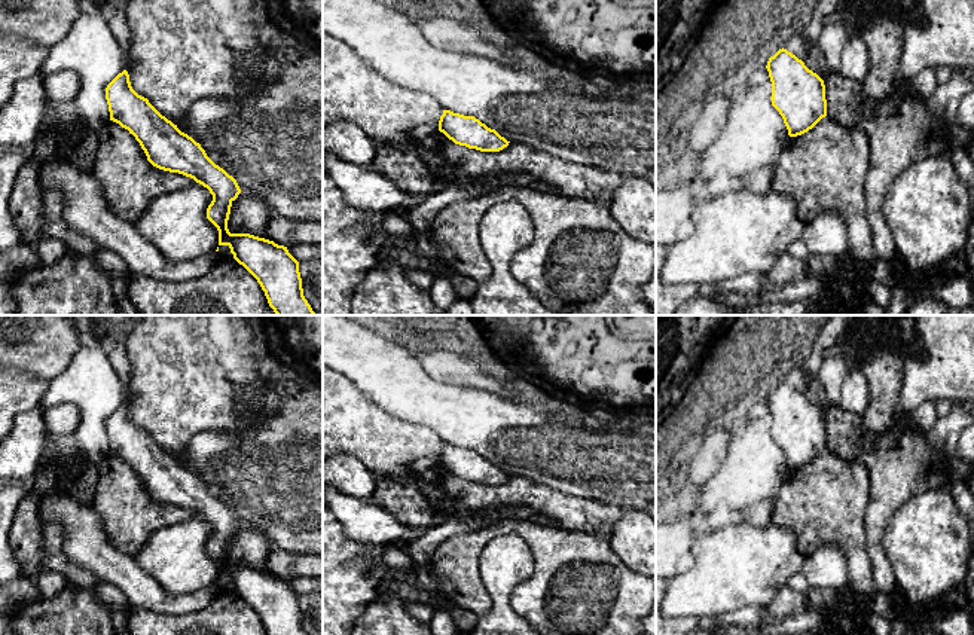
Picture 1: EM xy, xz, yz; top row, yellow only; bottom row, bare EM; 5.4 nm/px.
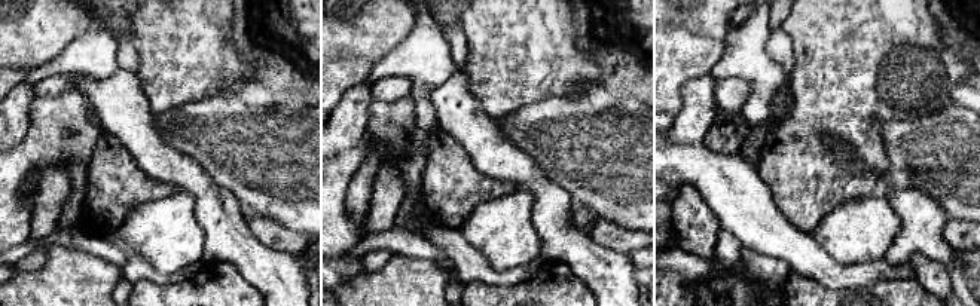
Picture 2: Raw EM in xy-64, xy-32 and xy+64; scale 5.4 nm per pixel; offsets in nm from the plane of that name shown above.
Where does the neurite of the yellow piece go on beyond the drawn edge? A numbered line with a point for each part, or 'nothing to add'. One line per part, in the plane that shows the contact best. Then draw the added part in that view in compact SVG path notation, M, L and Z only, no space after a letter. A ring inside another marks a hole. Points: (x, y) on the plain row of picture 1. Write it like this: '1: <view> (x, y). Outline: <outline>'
nothing to add

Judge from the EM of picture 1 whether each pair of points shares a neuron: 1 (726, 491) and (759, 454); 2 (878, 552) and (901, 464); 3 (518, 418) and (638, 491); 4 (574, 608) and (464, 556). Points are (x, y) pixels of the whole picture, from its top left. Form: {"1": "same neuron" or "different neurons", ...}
{"1": "same neuron", "2": "same neuron", "3": "same neuron", "4": "same neuron"}

